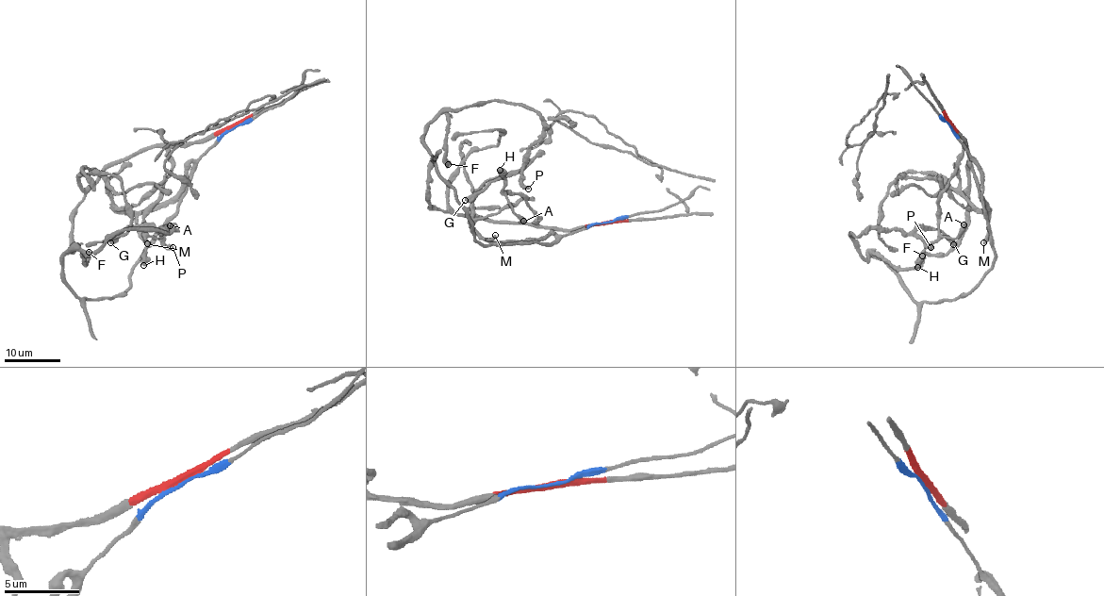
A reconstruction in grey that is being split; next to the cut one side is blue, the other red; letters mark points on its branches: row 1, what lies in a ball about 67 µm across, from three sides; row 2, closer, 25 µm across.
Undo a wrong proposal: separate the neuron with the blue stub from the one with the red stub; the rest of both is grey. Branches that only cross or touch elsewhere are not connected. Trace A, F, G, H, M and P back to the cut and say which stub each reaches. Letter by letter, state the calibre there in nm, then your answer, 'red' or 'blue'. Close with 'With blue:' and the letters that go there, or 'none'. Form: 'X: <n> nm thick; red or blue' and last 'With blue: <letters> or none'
A: 600 nm thick; red
F: 500 nm thick; blue
G: 550 nm thick; blue
H: 500 nm thick; red
M: 280 nm thick; blue
P: 420 nm thick; blue
With blue: F, G, M, P

